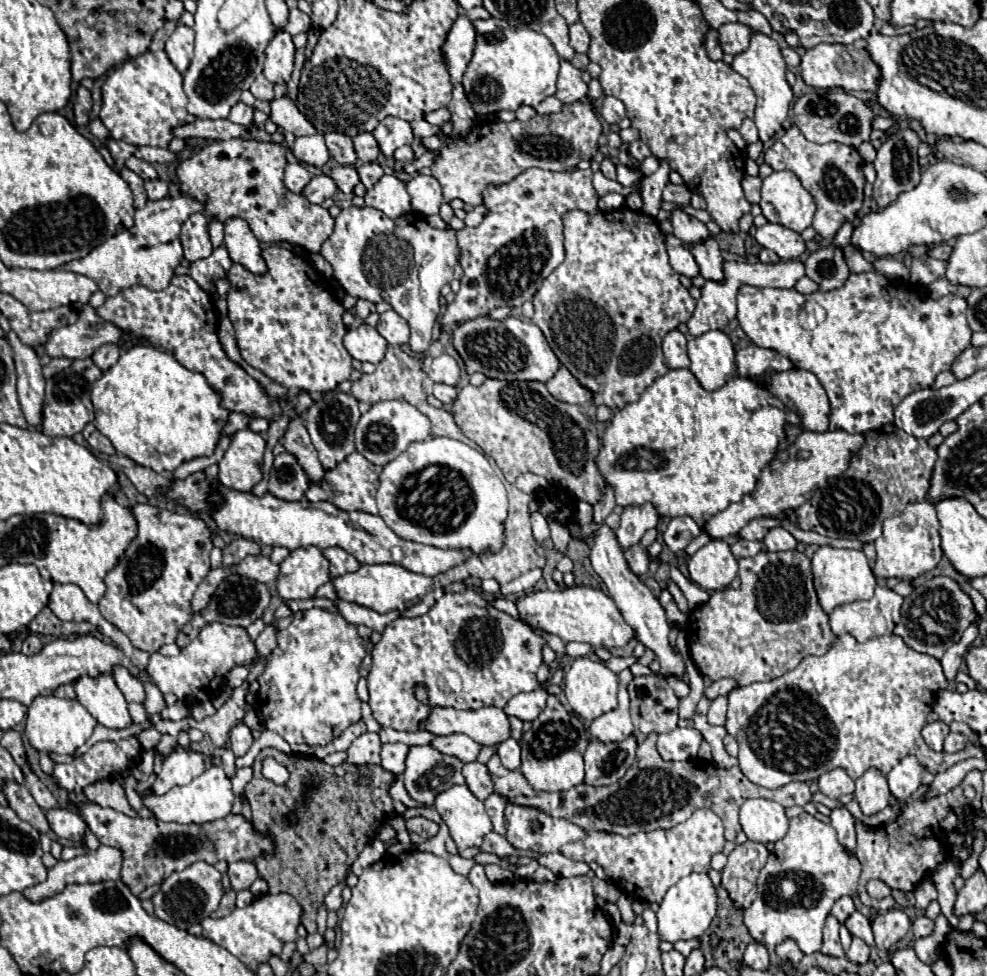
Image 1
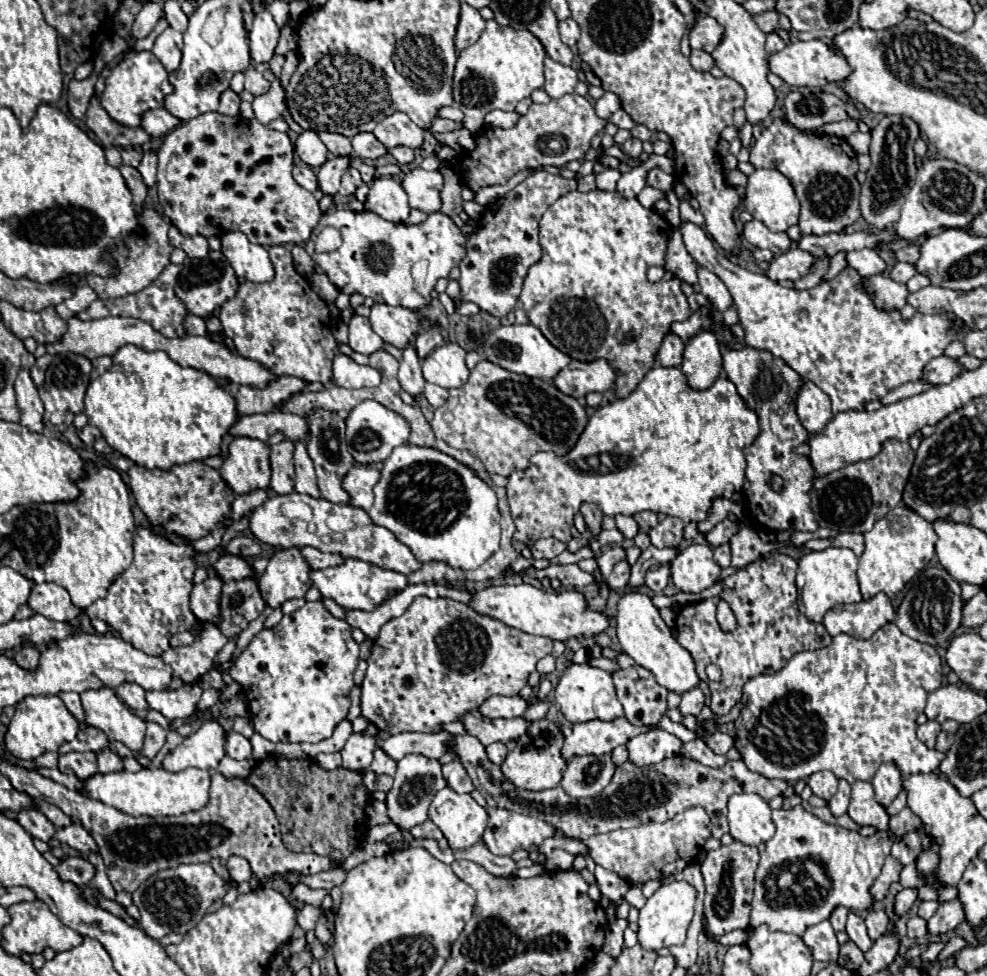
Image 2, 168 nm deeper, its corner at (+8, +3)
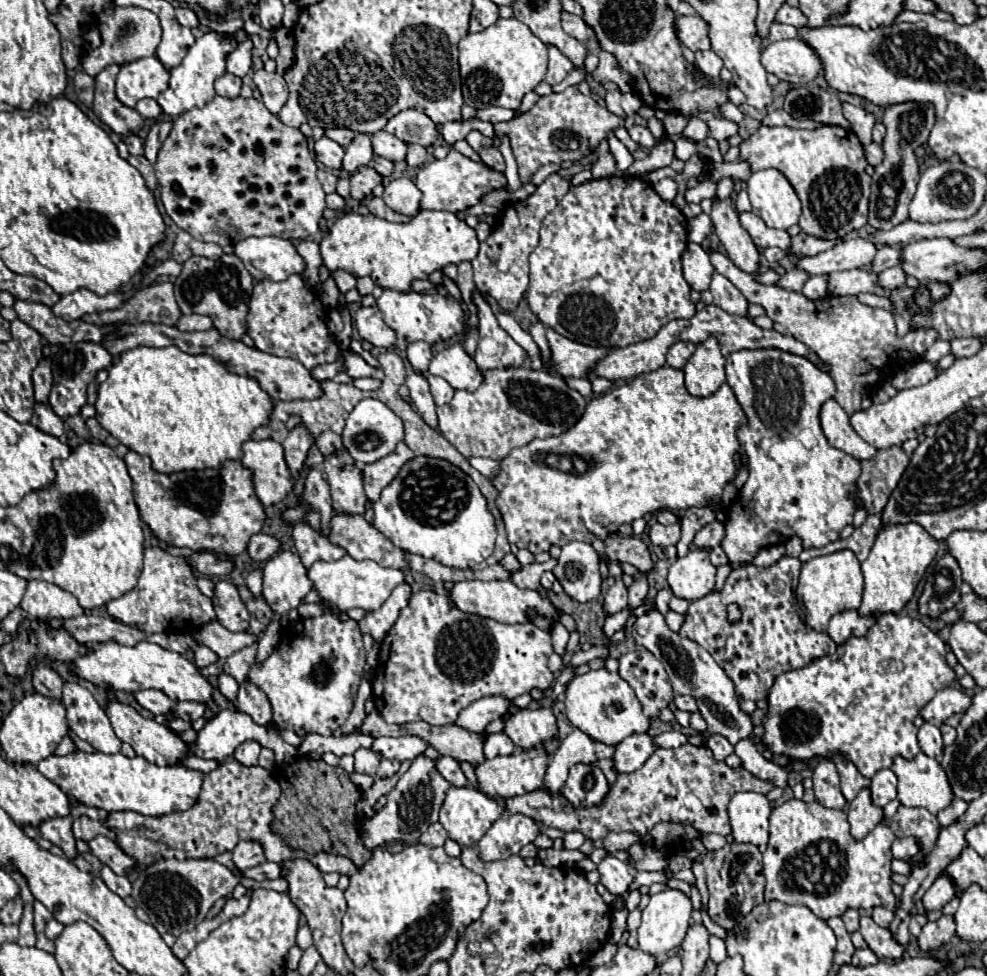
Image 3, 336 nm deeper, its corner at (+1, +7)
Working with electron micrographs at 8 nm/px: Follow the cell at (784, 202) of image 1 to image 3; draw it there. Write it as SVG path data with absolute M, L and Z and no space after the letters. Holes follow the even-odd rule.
M775 168L753 172L747 180L747 194L753 212L765 220L769 228L783 228L797 224L801 216L801 202L789 180Z

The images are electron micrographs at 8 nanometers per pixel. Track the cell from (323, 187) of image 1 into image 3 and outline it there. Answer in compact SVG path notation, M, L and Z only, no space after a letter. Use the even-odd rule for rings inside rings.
M357 134L355 140L345 148L343 156L343 170L353 172L359 166L369 164L373 158L373 148L371 148L371 136L369 134Z

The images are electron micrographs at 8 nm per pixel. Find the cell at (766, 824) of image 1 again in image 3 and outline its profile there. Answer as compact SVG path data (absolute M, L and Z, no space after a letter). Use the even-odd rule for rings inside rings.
M737 792L729 802L729 818L735 842L763 846L769 840L771 802L765 794Z

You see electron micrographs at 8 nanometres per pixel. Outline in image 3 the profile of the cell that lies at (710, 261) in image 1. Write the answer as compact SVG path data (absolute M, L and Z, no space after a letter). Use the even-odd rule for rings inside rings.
M719 272L713 274L709 292L713 294L713 304L719 306L719 308L723 308L725 312L729 312L729 314L739 314L739 316L745 316L745 314L747 314L749 302L747 302L745 296L743 296L725 276L721 276Z

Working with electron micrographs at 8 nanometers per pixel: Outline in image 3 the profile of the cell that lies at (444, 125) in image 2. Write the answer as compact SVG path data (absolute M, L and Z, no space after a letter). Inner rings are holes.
M489 106L489 108L483 108L475 114L475 120L487 120L491 124L497 124L497 122L505 122L505 120L511 120L515 116L515 112L511 110L503 110L503 108L497 108L497 106Z

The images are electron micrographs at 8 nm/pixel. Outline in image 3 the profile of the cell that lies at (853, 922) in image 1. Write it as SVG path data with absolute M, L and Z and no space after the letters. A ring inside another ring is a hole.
M861 916L861 928L859 928L859 932L863 934L867 946L877 954L877 958L897 960L905 952L905 948L893 940L891 932L887 928L877 926L871 916Z

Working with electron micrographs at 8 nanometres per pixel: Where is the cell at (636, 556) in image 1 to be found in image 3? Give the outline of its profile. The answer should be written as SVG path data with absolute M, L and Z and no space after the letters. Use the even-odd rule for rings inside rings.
M617 580L607 592L603 608L607 614L615 614L615 612L623 610L625 606L627 606L627 586L623 584L623 580Z

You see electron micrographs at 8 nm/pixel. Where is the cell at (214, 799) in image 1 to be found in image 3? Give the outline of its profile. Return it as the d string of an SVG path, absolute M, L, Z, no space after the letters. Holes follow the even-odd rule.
M71 752L67 756L51 754L39 762L39 772L55 782L67 796L85 806L97 806L107 812L133 810L143 816L161 816L191 808L201 792L205 774L185 766L157 766L141 756L127 758L123 754L85 754Z

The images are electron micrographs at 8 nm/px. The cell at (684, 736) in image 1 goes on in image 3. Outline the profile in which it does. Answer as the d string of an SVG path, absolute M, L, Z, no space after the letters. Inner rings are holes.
M647 732L627 736L621 744L617 744L617 750L613 754L615 770L627 772L627 774L639 770L649 760L649 756L655 754L655 750L657 750L653 740L655 738Z

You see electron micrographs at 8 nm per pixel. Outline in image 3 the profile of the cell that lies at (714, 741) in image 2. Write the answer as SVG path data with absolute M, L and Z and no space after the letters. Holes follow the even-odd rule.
M711 734L705 744L707 744L707 748L711 748L715 760L725 760L729 754L733 754L733 744L727 738L723 738L721 734Z

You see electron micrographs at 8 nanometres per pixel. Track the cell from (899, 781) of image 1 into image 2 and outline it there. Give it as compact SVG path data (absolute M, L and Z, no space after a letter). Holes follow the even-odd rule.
M882 764L872 778L872 786L874 798L882 806L888 806L902 792L902 774L894 764Z

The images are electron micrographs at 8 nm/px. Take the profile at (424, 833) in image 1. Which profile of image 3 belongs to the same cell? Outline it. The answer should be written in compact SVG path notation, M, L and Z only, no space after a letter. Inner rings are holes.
M439 822L431 824L419 838L419 842L427 844L427 846L443 846L445 840L447 840L447 830Z

